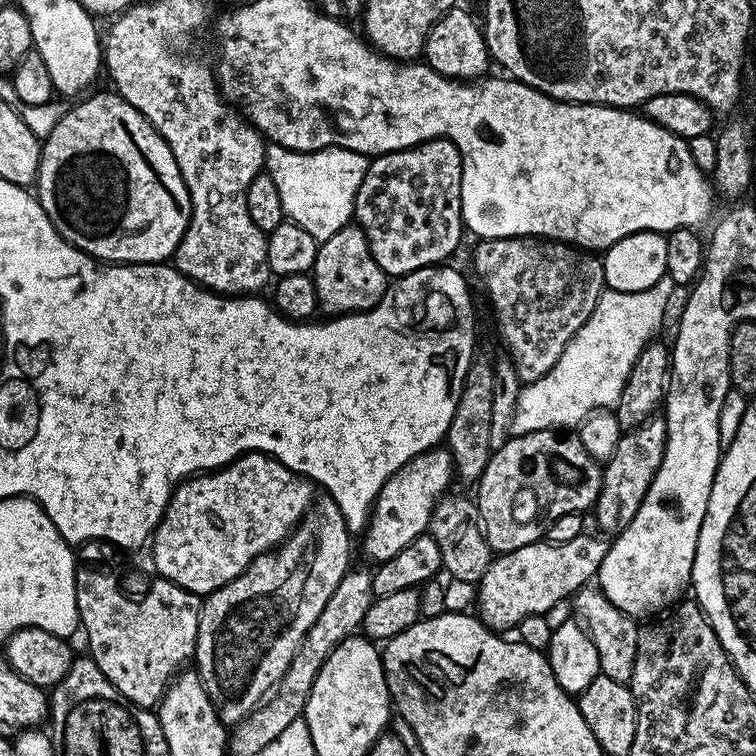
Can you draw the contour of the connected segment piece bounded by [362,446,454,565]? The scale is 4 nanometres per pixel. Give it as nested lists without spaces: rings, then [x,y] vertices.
[[[447,447],[427,448],[422,454],[410,458],[410,462],[403,464],[376,496],[372,515],[368,517],[368,527],[362,533],[365,554],[381,565],[394,558],[394,554],[406,550],[414,538],[425,535],[434,506],[449,491],[448,483],[453,483],[453,480],[452,455]]]

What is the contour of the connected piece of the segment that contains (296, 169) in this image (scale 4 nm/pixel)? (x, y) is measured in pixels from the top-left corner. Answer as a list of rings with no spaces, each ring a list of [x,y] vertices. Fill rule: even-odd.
[[[269,143],[264,154],[264,168],[274,178],[274,186],[278,186],[278,195],[282,198],[282,210],[291,223],[302,226],[306,234],[316,241],[322,241],[338,234],[342,226],[353,219],[356,210],[356,195],[362,182],[368,177],[369,157],[360,152],[345,148],[323,148],[317,152],[295,152],[284,148],[281,144]]]

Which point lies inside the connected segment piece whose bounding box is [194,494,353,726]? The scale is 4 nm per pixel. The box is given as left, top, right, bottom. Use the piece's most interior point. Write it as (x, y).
(249, 630)

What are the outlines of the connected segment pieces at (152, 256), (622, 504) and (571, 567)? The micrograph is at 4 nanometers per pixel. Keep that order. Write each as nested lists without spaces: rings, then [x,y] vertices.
[[[107,91],[100,92],[97,96],[85,95],[83,97],[85,100],[73,108],[69,107],[58,122],[58,126],[54,126],[54,130],[50,130],[50,134],[43,137],[34,195],[40,201],[42,210],[46,210],[46,218],[54,222],[54,230],[58,230],[58,234],[62,234],[66,242],[70,242],[78,250],[90,254],[96,260],[106,264],[163,264],[175,257],[178,246],[186,234],[192,213],[192,196],[188,193],[186,182],[178,170],[178,162],[174,162],[170,146],[166,146],[166,142],[154,130],[150,121],[141,112],[134,110],[134,106],[130,106],[130,102],[123,100],[115,91]]]
[[[663,415],[651,416],[642,426],[627,429],[620,441],[614,446],[614,454],[603,465],[600,478],[600,493],[594,505],[596,524],[601,533],[615,534],[626,527],[638,514],[638,506],[642,506],[642,498],[646,498],[646,490],[650,490],[650,482],[662,464],[662,454],[666,446],[666,422]]]
[[[582,534],[578,538],[570,538],[570,542],[562,542],[561,544],[553,544],[549,542],[547,539],[539,540],[536,544],[531,544],[530,546],[522,546],[518,550],[514,550],[513,552],[501,552],[492,561],[488,564],[488,569],[486,570],[486,574],[482,574],[482,578],[478,581],[478,589],[480,588],[480,593],[477,594],[476,600],[480,603],[480,612],[478,611],[479,619],[483,620],[485,624],[488,625],[489,628],[493,630],[504,630],[500,628],[512,628],[515,629],[522,622],[522,618],[526,618],[527,616],[542,616],[551,610],[558,602],[562,602],[563,600],[567,600],[576,595],[577,592],[580,591],[581,588],[585,587],[589,583],[588,580],[597,575],[600,571],[600,567],[602,566],[602,558],[606,558],[606,554],[608,553],[608,545],[609,541],[605,539],[603,535],[595,534],[596,536],[588,536],[589,534]]]

